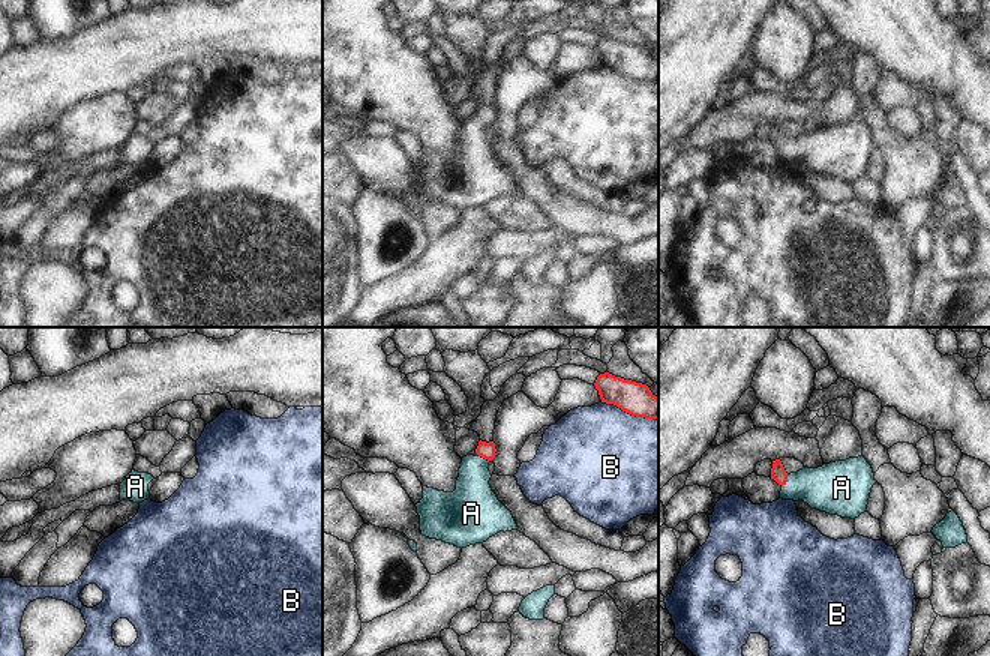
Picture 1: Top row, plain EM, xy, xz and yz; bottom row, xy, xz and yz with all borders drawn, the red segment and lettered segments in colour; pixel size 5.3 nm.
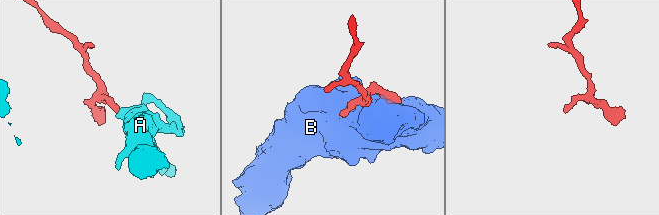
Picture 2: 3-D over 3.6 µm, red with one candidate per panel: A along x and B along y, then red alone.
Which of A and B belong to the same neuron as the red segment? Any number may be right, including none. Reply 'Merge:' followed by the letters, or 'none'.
Merge: A

